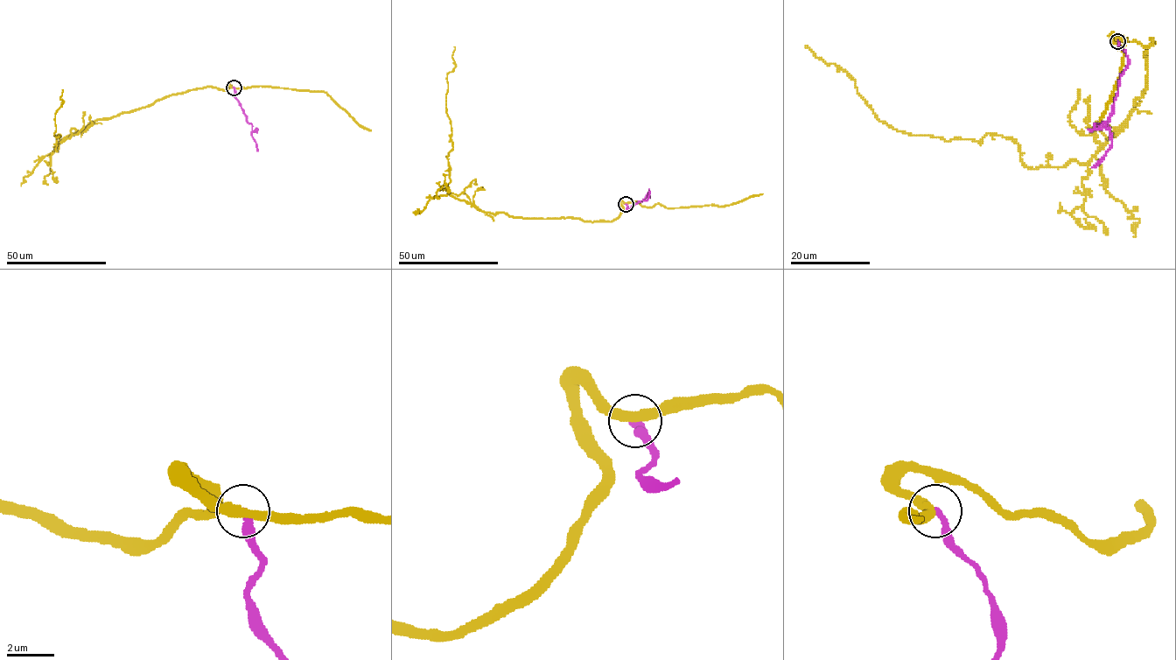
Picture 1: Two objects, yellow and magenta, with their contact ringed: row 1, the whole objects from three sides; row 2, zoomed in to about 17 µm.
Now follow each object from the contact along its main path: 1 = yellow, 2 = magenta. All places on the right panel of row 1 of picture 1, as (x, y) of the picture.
1: (1117, 41), (1153, 40), (1131, 115), (1088, 164), (1032, 170), (1011, 137), (896, 130), (805, 45)
2: (1117, 41), (1126, 54), (1128, 65), (1120, 75), (1118, 93), (1109, 116), (1111, 145), (1091, 167)

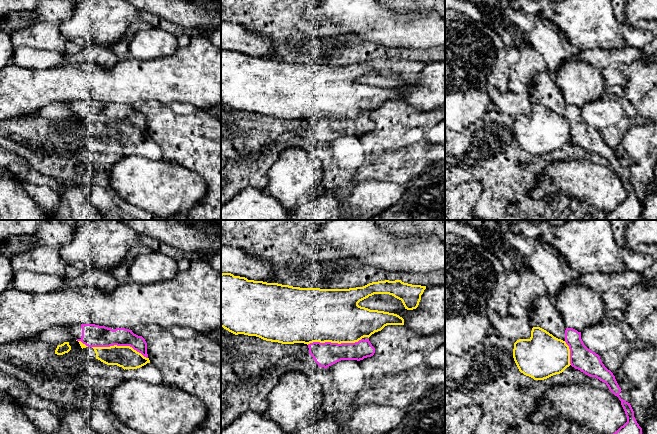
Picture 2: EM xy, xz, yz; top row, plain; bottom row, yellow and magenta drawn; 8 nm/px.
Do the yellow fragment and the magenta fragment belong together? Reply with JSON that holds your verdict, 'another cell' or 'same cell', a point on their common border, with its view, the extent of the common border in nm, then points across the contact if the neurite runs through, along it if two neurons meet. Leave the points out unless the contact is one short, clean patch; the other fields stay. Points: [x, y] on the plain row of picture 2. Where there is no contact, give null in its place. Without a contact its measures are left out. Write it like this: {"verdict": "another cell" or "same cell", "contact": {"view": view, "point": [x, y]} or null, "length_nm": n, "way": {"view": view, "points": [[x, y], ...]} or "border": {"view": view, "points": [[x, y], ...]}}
{"verdict": "another cell", "contact": {"view": "xy", "point": [119, 122]}, "length_nm": 460}

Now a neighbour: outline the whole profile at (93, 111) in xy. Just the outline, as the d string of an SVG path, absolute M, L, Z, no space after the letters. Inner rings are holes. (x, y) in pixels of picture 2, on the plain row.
M78 100L71 103L77 117L88 123L130 122L148 134L147 119L142 112L125 104L110 104L95 100Z

